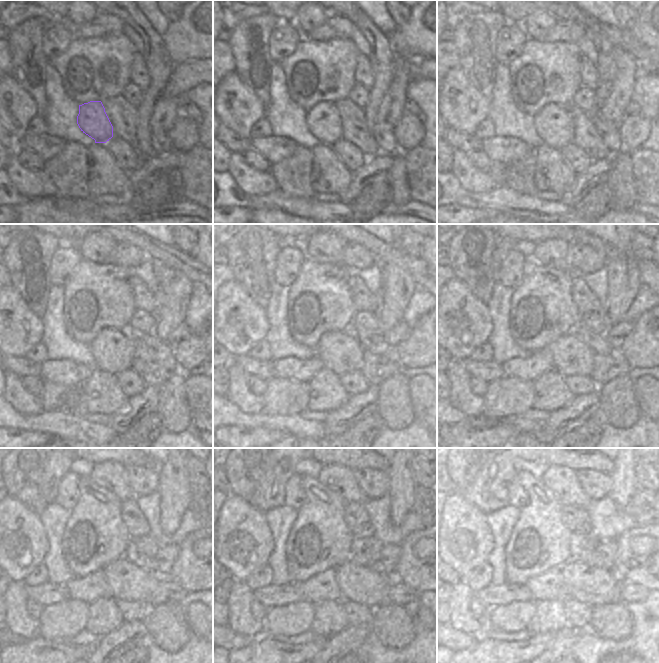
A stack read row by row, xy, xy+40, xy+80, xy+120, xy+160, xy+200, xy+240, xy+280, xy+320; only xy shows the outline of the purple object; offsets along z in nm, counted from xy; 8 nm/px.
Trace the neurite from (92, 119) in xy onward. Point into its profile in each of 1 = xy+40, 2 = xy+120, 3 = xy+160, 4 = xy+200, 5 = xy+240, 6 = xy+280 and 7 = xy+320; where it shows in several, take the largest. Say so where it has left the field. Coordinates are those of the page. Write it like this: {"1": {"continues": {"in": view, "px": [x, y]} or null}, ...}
{"1": {"continues": {"in": "xy+40", "px": [323, 120]}}, "2": {"continues": {"in": "xy+120", "px": [113, 350]}}, "3": {"continues": {"in": "xy+160", "px": [340, 352]}}, "4": {"continues": {"in": "xy+200", "px": [571, 356]}}, "5": {"continues": {"in": "xy+240", "px": [127, 582]}}, "6": {"continues": {"in": "xy+280", "px": [359, 584]}}, "7": {"continues": {"in": "xy+320", "px": [595, 586]}}}

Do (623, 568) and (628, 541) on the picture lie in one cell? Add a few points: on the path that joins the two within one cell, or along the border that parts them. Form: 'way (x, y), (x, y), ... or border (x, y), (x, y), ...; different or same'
way (627, 561), (628, 548); same

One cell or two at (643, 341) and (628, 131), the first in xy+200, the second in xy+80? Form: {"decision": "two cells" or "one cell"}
{"decision": "one cell"}

